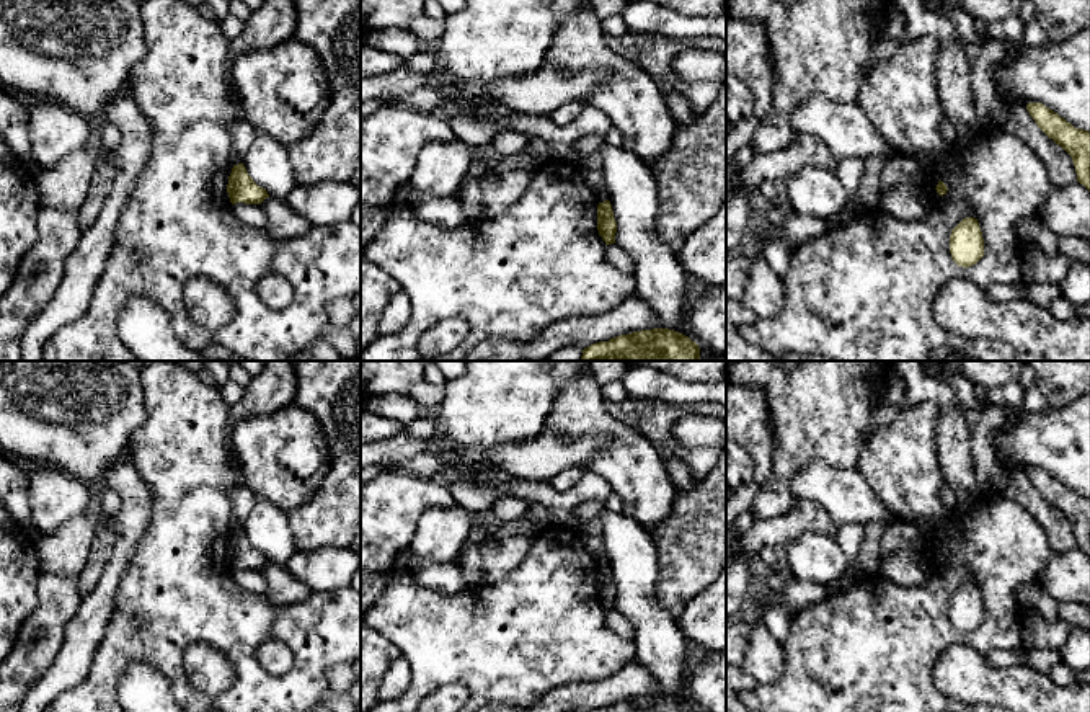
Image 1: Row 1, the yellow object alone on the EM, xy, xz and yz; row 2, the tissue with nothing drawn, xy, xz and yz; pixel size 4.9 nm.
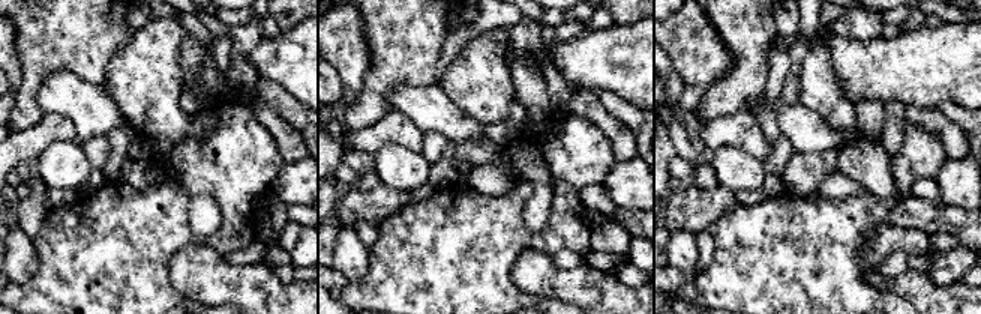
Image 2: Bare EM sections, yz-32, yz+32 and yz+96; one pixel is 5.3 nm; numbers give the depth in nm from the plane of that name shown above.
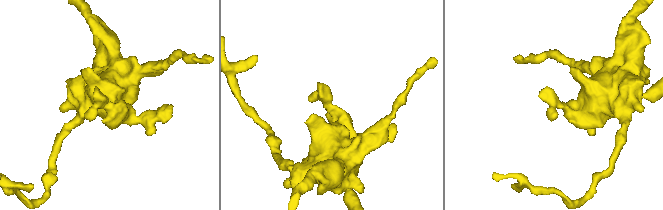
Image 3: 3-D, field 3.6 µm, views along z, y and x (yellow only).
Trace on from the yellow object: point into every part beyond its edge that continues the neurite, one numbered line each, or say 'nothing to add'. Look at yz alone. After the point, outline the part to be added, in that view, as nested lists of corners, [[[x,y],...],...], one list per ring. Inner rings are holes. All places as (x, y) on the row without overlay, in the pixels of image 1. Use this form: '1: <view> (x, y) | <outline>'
nothing to add

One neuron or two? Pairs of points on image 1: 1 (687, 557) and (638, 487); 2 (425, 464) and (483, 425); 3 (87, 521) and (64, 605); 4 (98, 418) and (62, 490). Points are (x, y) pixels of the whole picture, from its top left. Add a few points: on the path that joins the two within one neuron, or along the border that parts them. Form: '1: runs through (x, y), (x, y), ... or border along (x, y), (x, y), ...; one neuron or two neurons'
1: border along (677, 493), (673, 513), (653, 534); two neurons
2: border along (447, 464), (456, 474), (482, 482); two neurons
3: border along (43, 572), (79, 575); two neurons
4: border along (36, 467), (59, 469), (85, 484); two neurons

